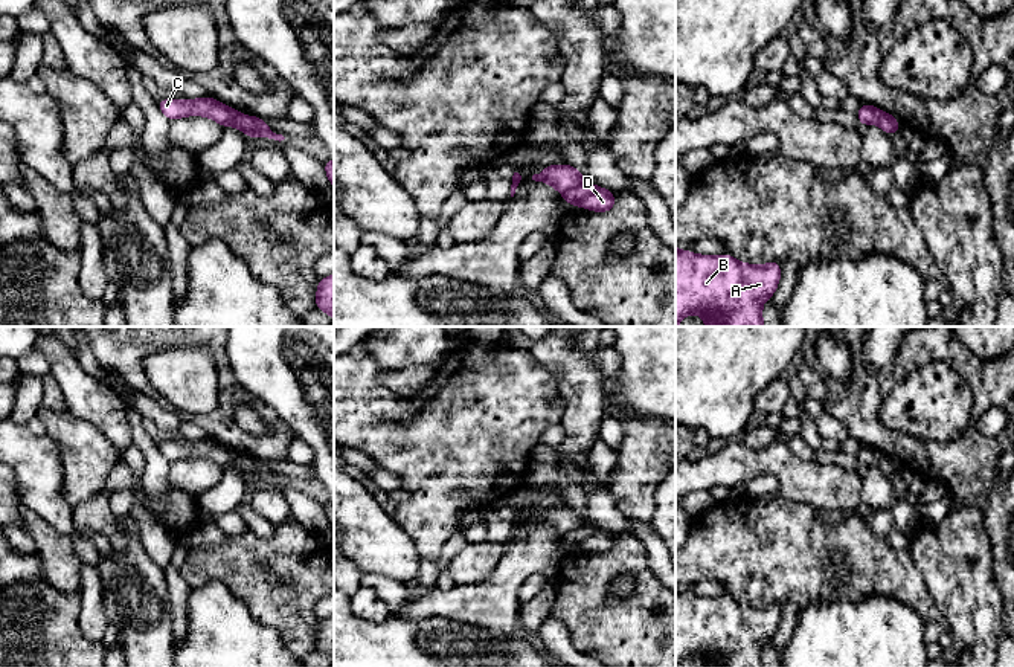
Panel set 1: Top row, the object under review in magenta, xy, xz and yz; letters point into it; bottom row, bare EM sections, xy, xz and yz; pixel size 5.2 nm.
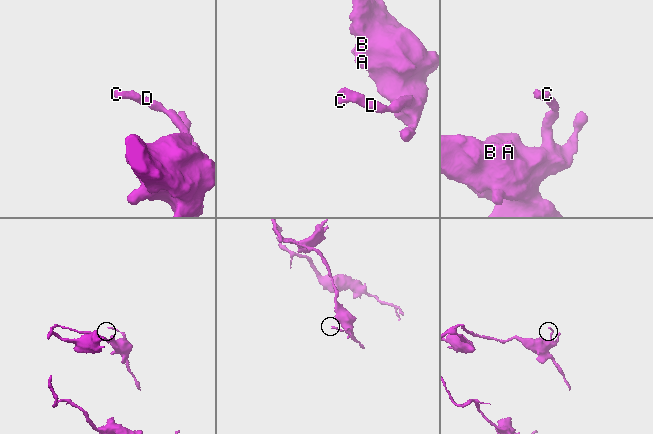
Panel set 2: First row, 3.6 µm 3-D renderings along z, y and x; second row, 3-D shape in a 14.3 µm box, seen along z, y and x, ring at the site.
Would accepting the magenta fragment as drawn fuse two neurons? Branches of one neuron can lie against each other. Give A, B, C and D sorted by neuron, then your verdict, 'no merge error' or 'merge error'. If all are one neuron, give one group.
A B D / C; merge error

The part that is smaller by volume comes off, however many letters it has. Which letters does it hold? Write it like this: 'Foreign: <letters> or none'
Foreign: C

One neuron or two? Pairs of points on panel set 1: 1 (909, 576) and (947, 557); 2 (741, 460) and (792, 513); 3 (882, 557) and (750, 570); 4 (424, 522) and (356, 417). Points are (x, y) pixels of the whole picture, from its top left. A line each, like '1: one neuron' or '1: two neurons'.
1: two neurons
2: two neurons
3: one neuron
4: one neuron

